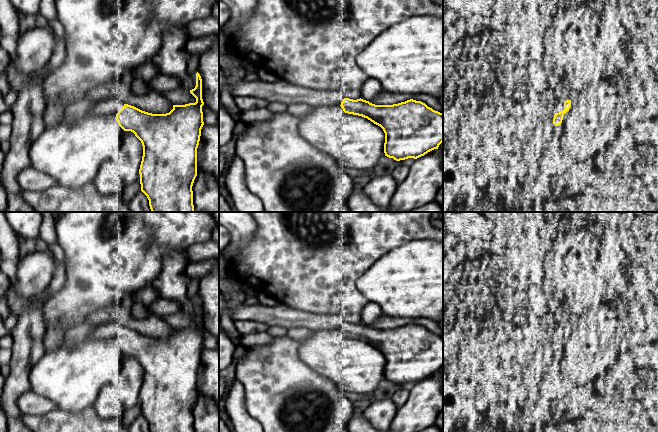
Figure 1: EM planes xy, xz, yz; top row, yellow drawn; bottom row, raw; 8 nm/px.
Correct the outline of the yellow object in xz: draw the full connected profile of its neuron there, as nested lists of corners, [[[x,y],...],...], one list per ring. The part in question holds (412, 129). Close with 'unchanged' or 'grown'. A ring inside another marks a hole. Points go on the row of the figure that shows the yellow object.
[[[245,79],[232,85],[232,94],[237,96],[252,96],[270,102],[281,102],[288,105],[306,104],[314,106],[341,106],[348,114],[362,116],[380,126],[385,133],[385,156],[396,161],[408,158],[417,159],[428,152],[438,149],[443,142],[443,113],[433,110],[421,101],[413,99],[393,105],[375,105],[363,99],[345,98],[338,90],[320,91],[296,86],[284,80],[264,82],[261,80],[248,82]]]; grown

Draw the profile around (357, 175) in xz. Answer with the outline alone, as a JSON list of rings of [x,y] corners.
[[[342,166],[342,170],[356,182],[365,181],[365,180],[377,175],[374,171],[369,172],[369,171],[365,171],[365,170],[356,170],[356,169],[352,169],[352,168],[346,168],[343,166]]]

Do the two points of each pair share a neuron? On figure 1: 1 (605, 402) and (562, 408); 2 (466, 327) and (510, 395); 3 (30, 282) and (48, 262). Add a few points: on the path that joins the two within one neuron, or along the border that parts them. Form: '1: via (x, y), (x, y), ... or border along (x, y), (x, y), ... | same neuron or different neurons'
1: via (594, 402), (573, 402) | same neuron
2: via (483, 345), (491, 353), (494, 380) | same neuron
3: via (33, 277), (43, 267) | same neuron

